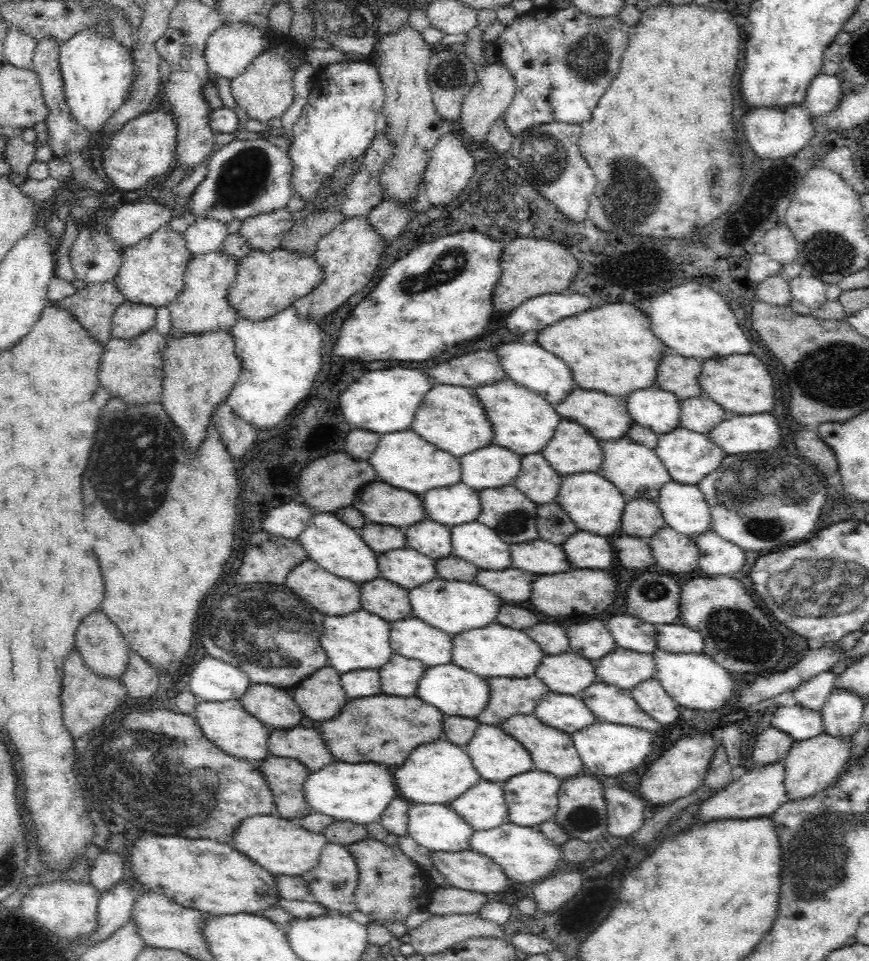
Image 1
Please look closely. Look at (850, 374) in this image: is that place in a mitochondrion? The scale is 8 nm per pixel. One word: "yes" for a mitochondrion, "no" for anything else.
yes

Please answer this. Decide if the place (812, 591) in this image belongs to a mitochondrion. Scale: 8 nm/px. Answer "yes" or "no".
yes

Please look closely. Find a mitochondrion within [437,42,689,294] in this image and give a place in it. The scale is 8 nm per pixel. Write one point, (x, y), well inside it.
(624, 203)

